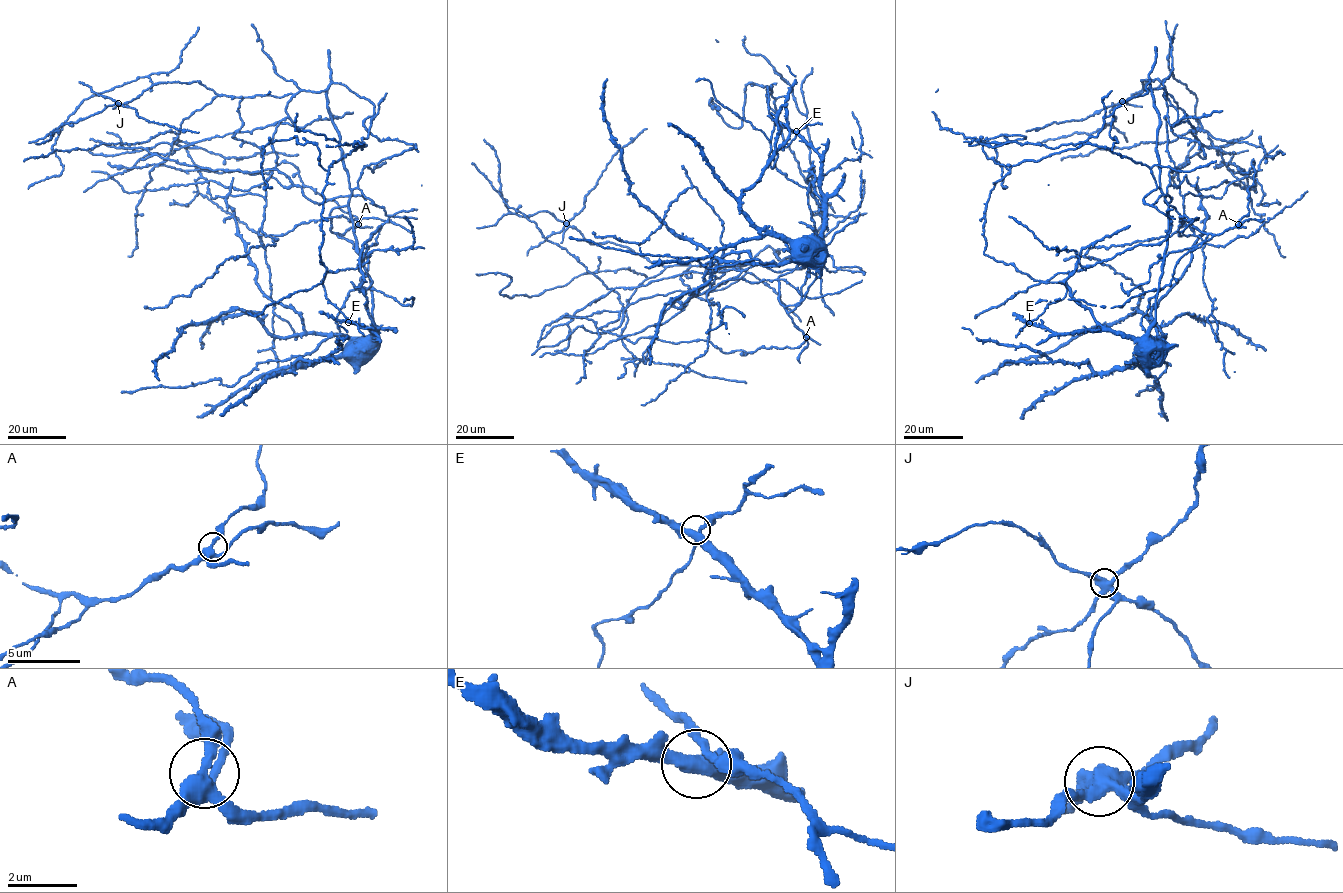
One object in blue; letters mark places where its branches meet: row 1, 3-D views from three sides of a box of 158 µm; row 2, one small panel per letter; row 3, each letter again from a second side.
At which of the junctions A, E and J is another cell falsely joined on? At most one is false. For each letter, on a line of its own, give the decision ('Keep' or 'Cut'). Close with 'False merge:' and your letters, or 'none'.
A: Keep
E: Keep
J: Cut
False merge: J

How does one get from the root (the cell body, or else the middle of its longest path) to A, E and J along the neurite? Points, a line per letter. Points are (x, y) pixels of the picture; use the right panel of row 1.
A: (1153, 356), (1160, 347), (1148, 330), (1155, 318), (1163, 258), (1238, 224)
E: (1153, 356), (1157, 355), (1159, 349), (1145, 349), (1137, 341), (1109, 331), (1052, 333), (1029, 323)
J: (1153, 356), (1168, 206), (1159, 113), (1145, 89), (1166, 90), (1142, 80), (1143, 90), (1122, 101)

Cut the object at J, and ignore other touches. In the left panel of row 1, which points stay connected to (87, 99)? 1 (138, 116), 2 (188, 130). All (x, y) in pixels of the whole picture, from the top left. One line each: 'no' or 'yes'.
1: no
2: no

